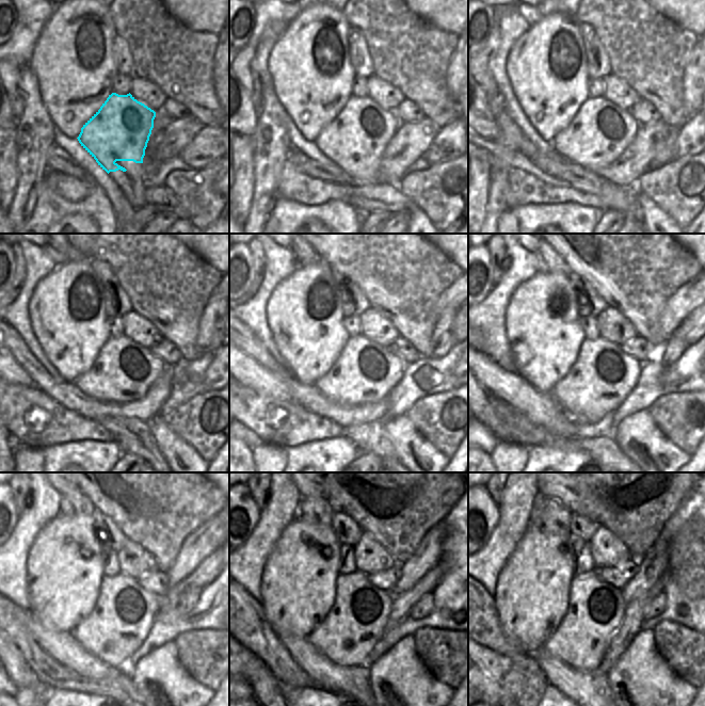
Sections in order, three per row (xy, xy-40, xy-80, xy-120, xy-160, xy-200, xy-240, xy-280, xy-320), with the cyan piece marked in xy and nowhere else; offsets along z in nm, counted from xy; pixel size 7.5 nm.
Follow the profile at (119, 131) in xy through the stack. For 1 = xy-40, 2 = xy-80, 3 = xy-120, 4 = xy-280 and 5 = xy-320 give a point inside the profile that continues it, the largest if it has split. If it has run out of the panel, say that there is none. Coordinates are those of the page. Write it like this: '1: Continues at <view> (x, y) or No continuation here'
1: Continues at xy-40 (362, 131)
2: Continues at xy-80 (599, 131)
3: Continues at xy-120 (123, 370)
4: Continues at xy-280 (356, 621)
5: Continues at xy-320 (595, 609)

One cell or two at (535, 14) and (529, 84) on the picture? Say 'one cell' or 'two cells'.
two cells

